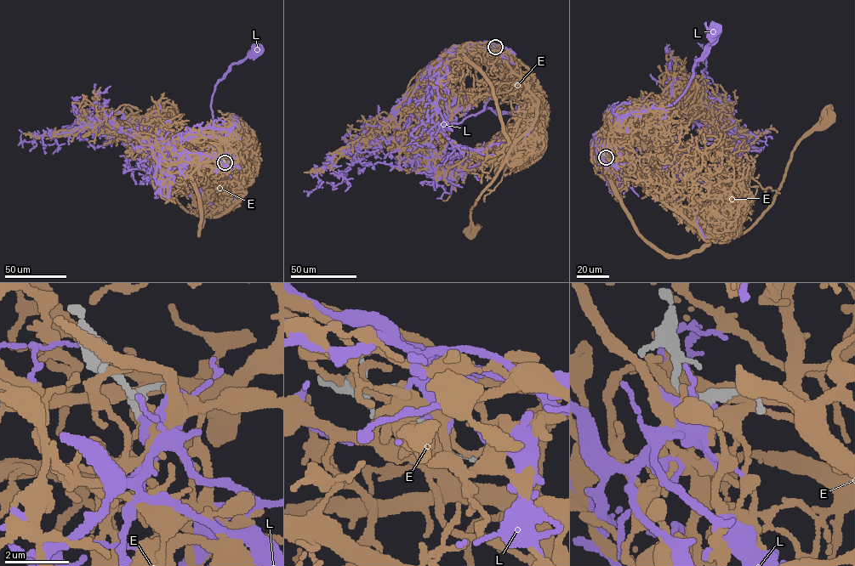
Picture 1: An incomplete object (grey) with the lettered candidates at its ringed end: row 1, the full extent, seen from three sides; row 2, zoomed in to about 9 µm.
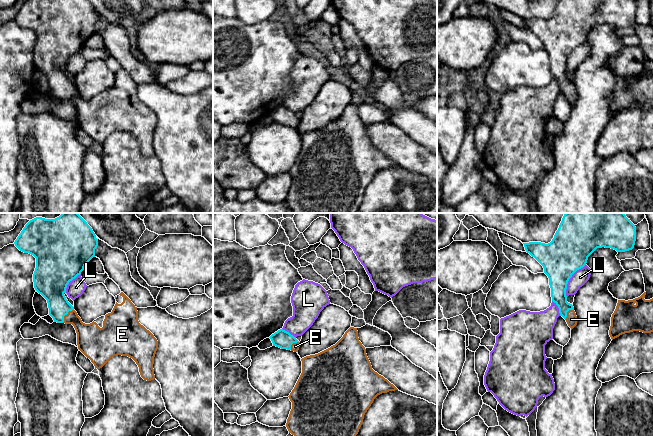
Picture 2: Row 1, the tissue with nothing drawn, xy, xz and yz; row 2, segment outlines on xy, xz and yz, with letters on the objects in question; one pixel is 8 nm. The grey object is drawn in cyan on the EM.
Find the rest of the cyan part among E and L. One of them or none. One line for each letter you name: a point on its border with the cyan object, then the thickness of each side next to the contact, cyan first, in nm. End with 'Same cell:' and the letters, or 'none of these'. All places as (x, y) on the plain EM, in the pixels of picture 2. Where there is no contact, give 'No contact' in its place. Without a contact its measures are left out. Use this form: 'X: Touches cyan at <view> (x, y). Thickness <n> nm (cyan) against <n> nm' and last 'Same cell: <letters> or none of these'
E: Touches cyan at xy (65, 90). Thickness 220 nm (cyan) against 190 nm
Same cell: E

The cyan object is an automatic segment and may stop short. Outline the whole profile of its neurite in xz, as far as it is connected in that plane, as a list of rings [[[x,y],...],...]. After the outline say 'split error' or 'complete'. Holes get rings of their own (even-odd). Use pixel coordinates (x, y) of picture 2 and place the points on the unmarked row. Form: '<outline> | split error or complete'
[[[280,105],[269,113],[273,119],[273,122],[281,125],[287,125],[294,128],[298,128],[300,118],[291,111],[289,108]]] | split error

